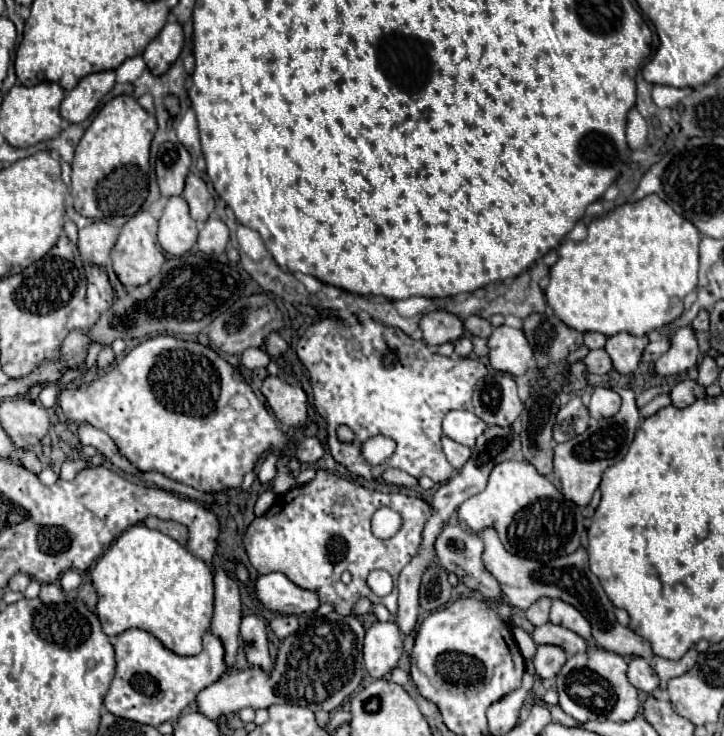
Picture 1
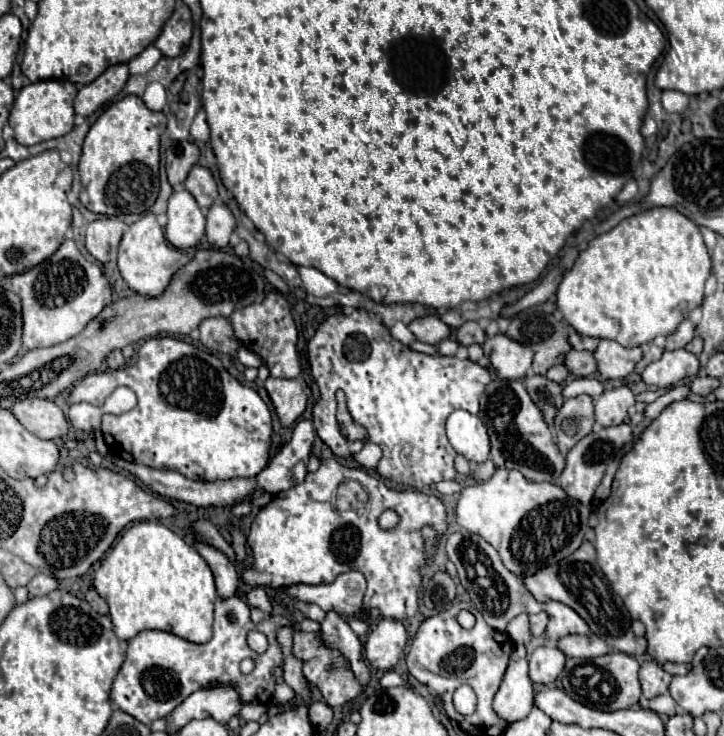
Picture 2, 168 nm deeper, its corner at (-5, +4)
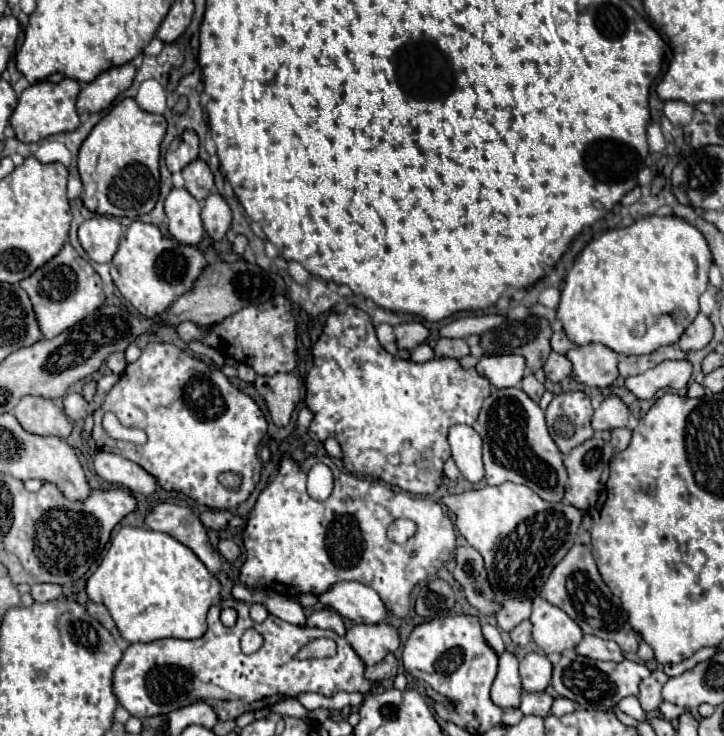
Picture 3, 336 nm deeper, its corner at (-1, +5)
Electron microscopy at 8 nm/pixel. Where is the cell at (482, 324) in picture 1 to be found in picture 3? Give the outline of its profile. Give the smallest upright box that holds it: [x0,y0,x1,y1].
[434,338,470,360]

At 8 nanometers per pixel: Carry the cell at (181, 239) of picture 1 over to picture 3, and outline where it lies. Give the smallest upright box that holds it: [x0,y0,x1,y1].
[164,190,204,246]

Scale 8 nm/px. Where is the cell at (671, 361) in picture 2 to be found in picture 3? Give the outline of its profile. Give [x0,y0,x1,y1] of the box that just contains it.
[624,360,692,400]

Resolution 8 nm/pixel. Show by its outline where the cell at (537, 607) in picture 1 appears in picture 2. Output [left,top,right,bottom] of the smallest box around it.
[530,611,548,637]

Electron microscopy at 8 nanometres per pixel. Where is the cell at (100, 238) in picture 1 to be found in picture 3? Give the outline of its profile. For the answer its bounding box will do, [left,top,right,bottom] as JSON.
[78,216,122,262]

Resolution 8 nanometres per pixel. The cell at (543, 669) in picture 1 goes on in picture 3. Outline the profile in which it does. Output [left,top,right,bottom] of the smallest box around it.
[520,652,552,692]

